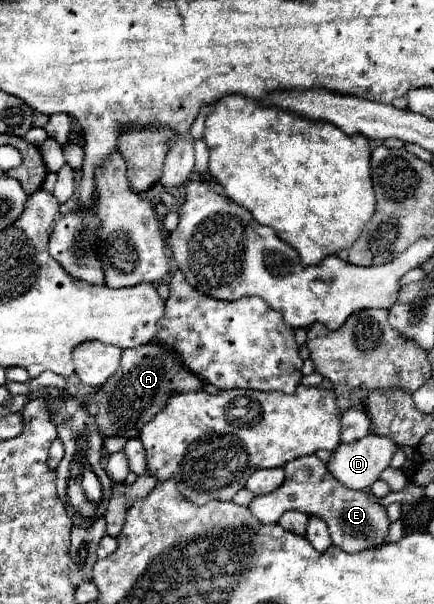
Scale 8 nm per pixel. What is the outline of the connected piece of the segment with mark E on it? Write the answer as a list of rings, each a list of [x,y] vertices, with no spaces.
[[[315,454],[295,458],[287,462],[283,470],[285,470],[285,482],[271,494],[255,496],[249,506],[249,510],[259,522],[275,524],[283,512],[293,508],[309,516],[323,518],[329,526],[333,544],[345,552],[359,552],[363,548],[383,544],[389,520],[387,520],[387,512],[379,504],[375,504],[373,496],[367,496],[361,490],[349,490],[343,484],[339,484],[339,480],[335,480],[329,474],[327,464],[321,462]]]

